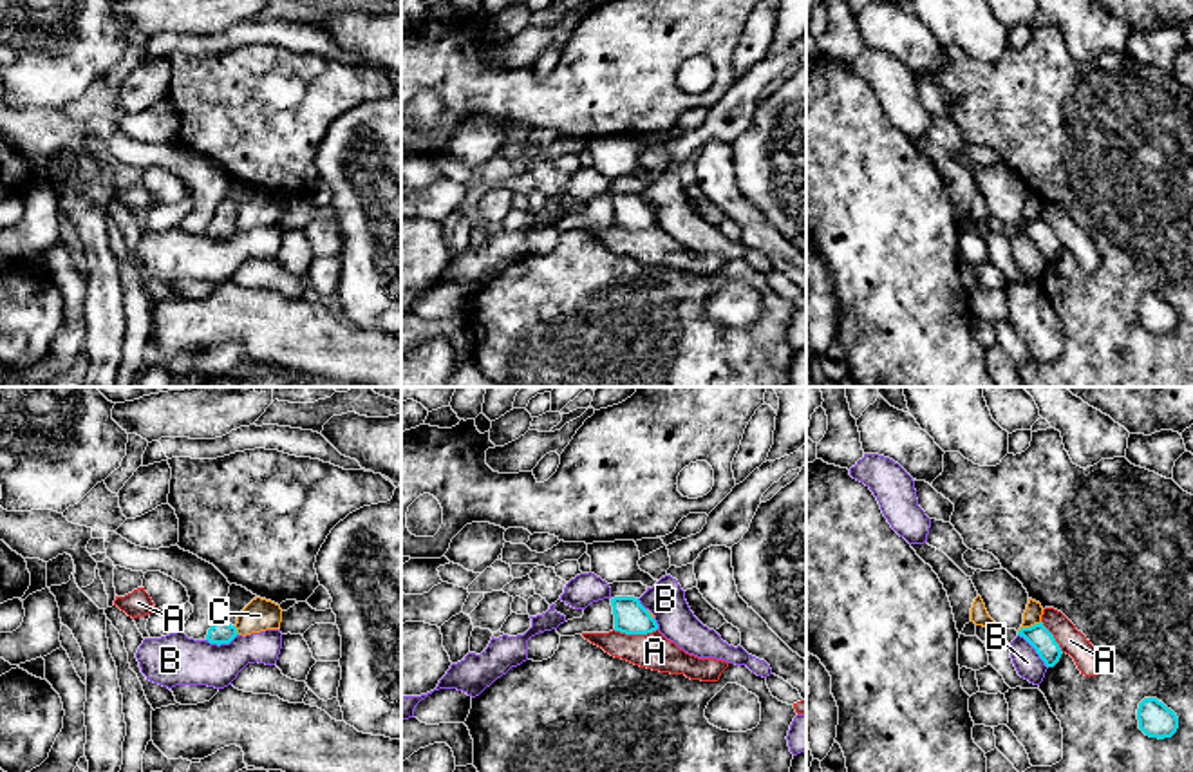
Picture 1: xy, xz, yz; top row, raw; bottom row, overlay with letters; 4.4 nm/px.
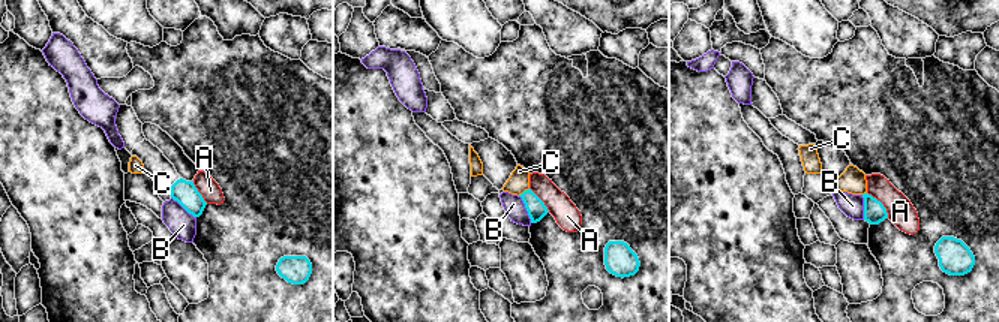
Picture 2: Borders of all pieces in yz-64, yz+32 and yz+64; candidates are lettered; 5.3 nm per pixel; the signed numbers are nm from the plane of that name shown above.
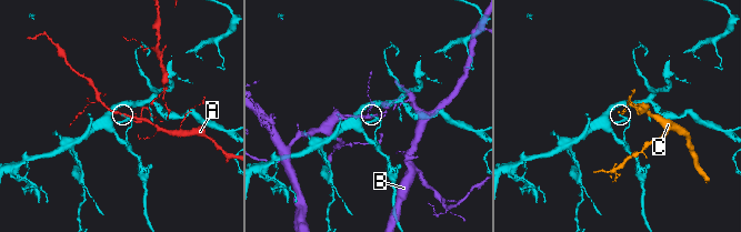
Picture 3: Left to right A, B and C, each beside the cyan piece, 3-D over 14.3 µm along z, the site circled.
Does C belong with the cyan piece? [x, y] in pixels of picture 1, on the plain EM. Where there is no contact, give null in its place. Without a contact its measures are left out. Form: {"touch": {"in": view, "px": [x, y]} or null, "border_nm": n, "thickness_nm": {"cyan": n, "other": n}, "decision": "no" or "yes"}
{"touch": {"in": "yz", "px": [1031, 221]}, "border_nm": 120, "thickness_nm": {"cyan": 100, "other": 80}, "decision": "no"}

